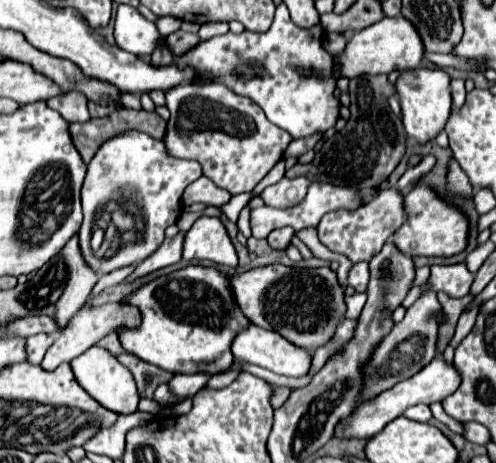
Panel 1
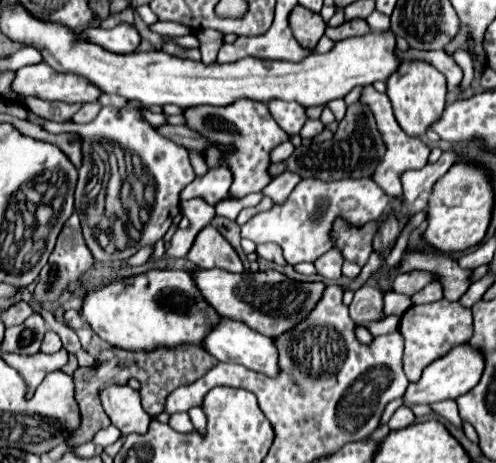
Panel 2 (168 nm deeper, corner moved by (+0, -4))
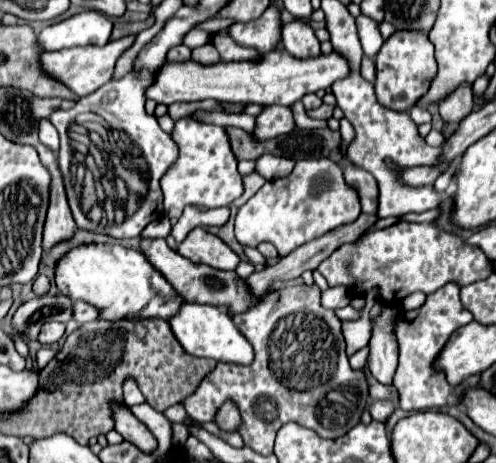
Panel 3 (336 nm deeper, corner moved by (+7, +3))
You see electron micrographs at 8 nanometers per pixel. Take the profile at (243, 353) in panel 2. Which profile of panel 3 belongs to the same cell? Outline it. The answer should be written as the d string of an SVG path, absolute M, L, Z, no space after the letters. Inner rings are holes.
M189 304L181 306L181 312L169 320L173 334L181 342L181 346L193 356L213 358L217 362L233 362L233 364L251 364L253 362L253 346L243 336L243 332L235 326L233 318L225 314L223 308L207 306L207 304Z

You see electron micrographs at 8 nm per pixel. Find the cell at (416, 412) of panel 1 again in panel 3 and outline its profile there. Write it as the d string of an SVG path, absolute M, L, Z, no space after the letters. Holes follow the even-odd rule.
M379 400L379 402L373 402L371 404L371 416L373 420L379 420L379 422L385 422L393 412L395 412L395 404L391 404L389 400Z

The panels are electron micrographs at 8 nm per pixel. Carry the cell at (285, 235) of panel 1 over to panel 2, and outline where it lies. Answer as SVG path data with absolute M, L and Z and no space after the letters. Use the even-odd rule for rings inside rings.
M264 243L264 245L258 245L256 253L262 257L262 259L268 259L268 261L274 261L276 265L286 265L284 257L282 257L282 251L276 243Z

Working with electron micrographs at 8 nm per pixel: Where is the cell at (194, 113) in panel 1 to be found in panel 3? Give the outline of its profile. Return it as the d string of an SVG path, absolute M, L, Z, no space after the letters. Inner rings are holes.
M263 106L261 114L255 116L255 136L277 138L293 130L293 112L287 106Z

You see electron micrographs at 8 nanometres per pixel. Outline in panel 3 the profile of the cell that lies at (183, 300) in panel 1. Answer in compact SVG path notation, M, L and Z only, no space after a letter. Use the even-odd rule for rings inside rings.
M89 244L89 246L79 246L65 254L55 270L55 282L57 288L61 290L63 296L69 296L73 302L81 300L97 308L99 320L145 320L145 318L161 318L169 320L173 318L179 308L183 306L183 298L175 292L171 282L151 266L151 262L137 250L127 250L121 244Z

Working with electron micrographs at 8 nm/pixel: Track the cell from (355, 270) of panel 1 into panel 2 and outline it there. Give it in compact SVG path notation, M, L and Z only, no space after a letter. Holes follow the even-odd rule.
M364 285L354 293L354 299L350 303L350 317L356 323L366 323L366 321L382 321L386 319L384 315L384 301L380 299L380 291L376 287Z

